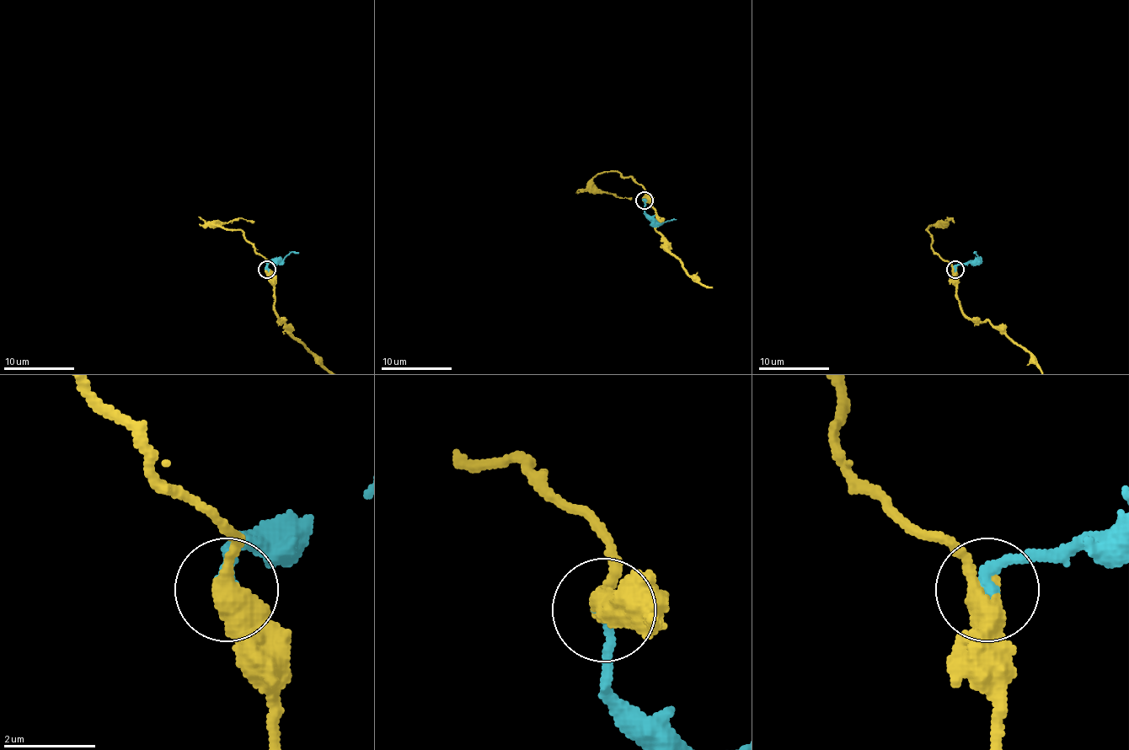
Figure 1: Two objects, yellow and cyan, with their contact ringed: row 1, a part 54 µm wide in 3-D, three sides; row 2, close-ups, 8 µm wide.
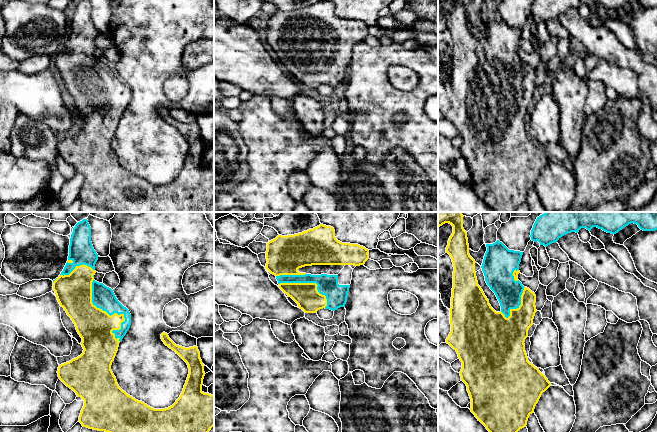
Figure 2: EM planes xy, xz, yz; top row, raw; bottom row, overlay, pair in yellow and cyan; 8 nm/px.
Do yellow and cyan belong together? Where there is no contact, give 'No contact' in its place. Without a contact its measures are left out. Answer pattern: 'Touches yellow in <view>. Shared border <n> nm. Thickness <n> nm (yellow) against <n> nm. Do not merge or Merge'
Touches yellow in xy. Shared border 550 nm. Thickness 280 nm (yellow) against 190 nm. Merge

